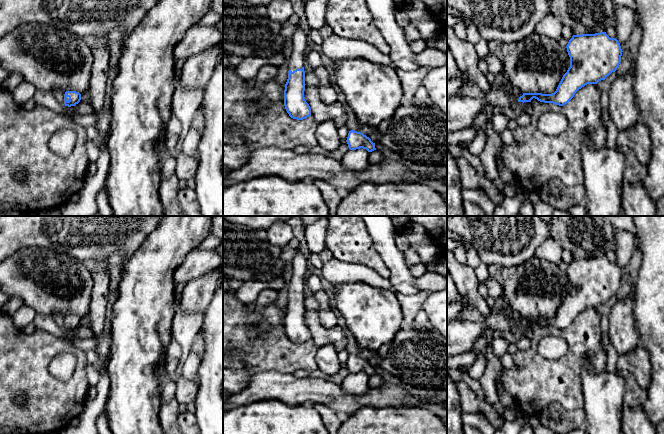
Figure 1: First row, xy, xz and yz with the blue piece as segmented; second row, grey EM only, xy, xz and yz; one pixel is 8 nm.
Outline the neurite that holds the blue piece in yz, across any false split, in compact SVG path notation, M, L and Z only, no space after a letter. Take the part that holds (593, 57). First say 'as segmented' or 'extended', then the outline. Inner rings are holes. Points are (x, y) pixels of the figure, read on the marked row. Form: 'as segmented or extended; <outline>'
extended; M606 32L595 34L573 35L569 40L567 52L570 57L570 67L563 75L556 91L552 94L522 93L492 88L484 98L458 97L447 99L447 133L470 128L476 115L481 110L498 111L504 107L513 107L515 103L531 102L533 98L544 103L553 103L563 106L570 102L575 93L587 84L597 84L615 72L621 62L622 49L616 38L610 38Z

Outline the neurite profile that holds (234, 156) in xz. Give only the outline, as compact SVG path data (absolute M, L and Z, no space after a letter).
M223 144L223 166L232 170L242 167L250 158L251 151L248 145Z

